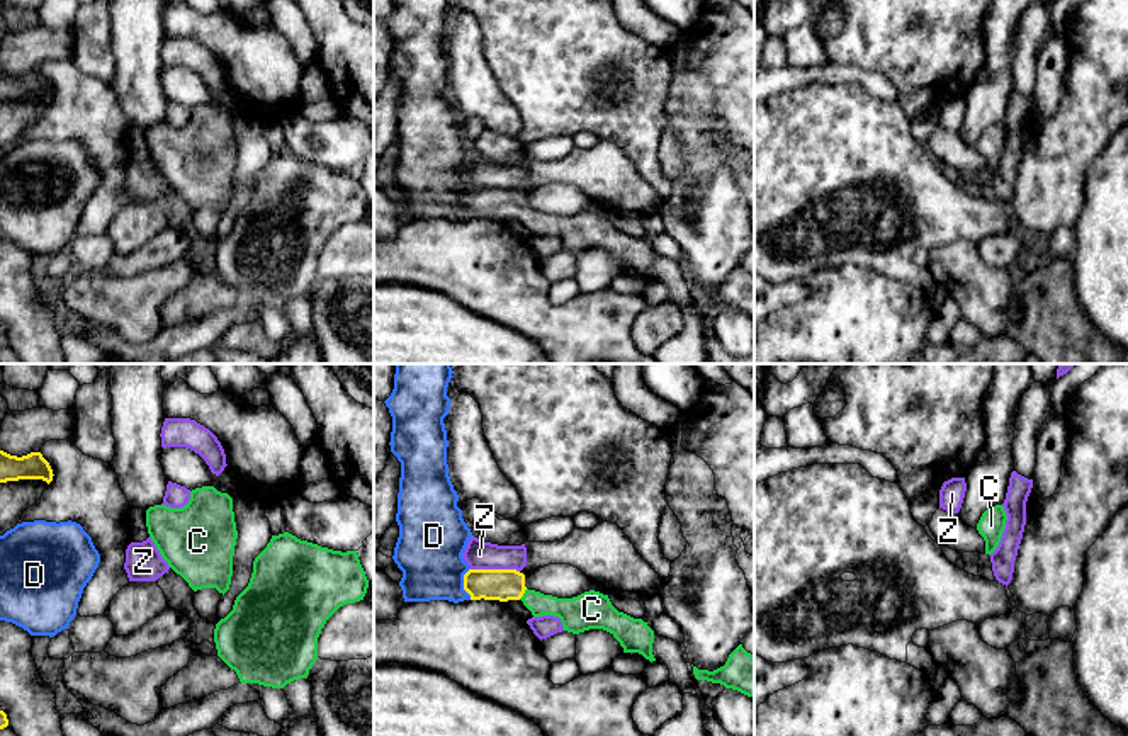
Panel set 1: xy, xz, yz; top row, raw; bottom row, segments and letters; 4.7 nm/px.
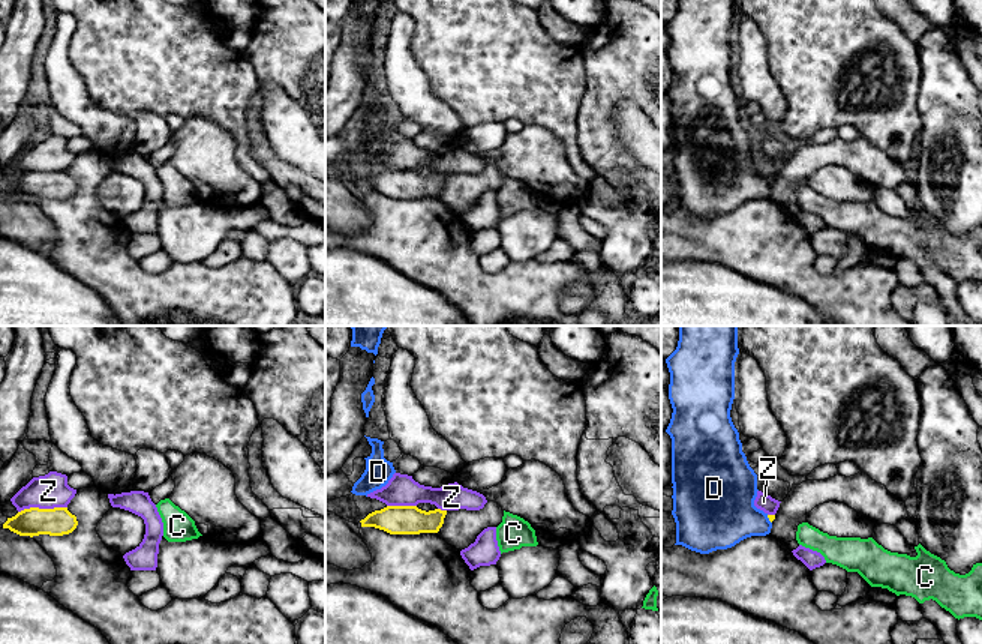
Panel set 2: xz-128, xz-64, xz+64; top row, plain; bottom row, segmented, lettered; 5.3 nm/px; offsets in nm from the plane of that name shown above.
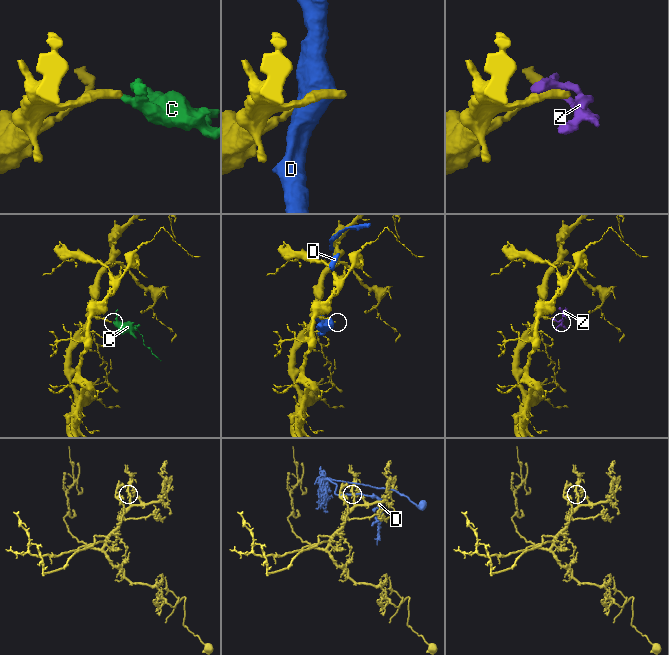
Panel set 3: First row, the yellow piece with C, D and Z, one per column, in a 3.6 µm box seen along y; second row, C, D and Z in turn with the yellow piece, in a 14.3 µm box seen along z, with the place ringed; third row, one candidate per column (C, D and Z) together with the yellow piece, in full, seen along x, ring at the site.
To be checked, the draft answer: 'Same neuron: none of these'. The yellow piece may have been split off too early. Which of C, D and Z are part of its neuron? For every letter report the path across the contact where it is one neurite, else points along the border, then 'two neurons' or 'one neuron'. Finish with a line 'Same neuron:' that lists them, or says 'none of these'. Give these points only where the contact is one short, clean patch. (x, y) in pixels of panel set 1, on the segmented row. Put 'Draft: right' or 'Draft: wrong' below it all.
C: way xz (503, 585), (524, 592), (539, 604), (573, 611); one neuron
D: two neurons
Z: two neurons
Same neuron: C
Draft: wrong

